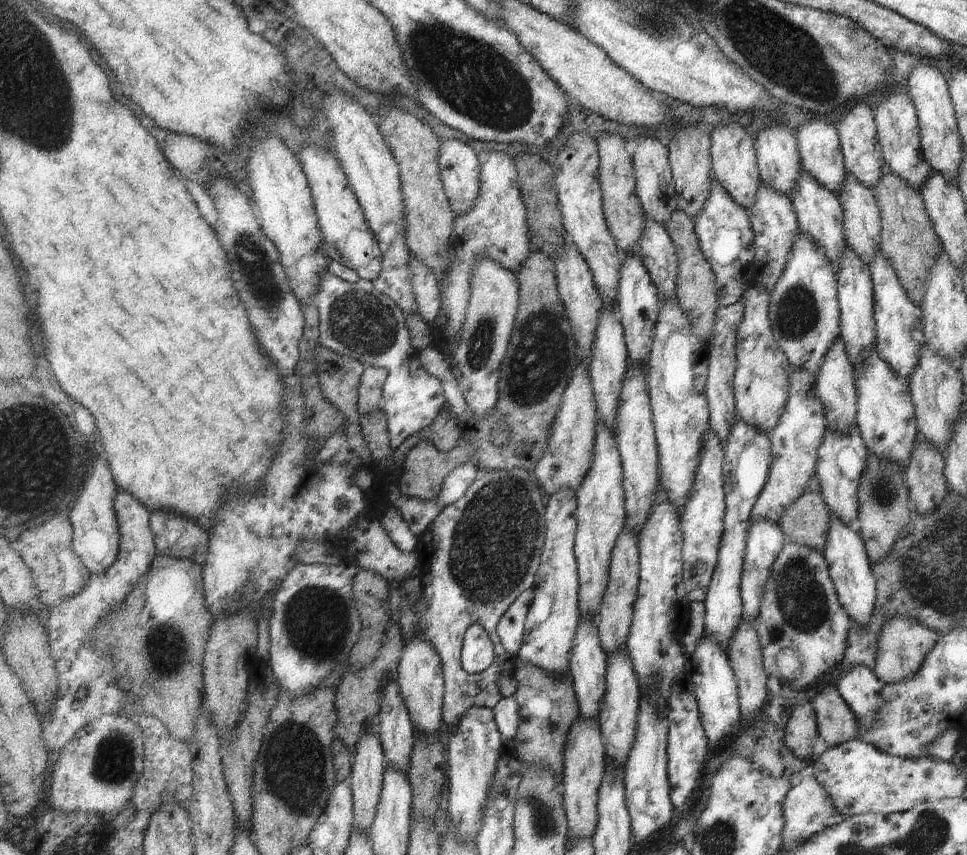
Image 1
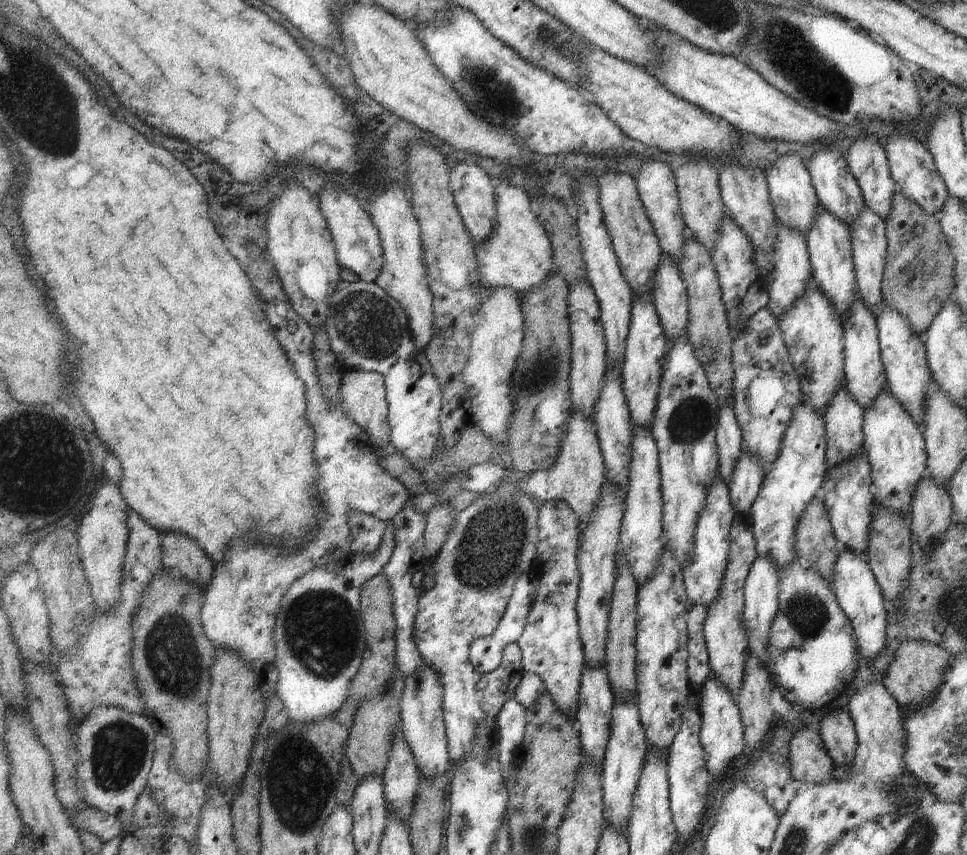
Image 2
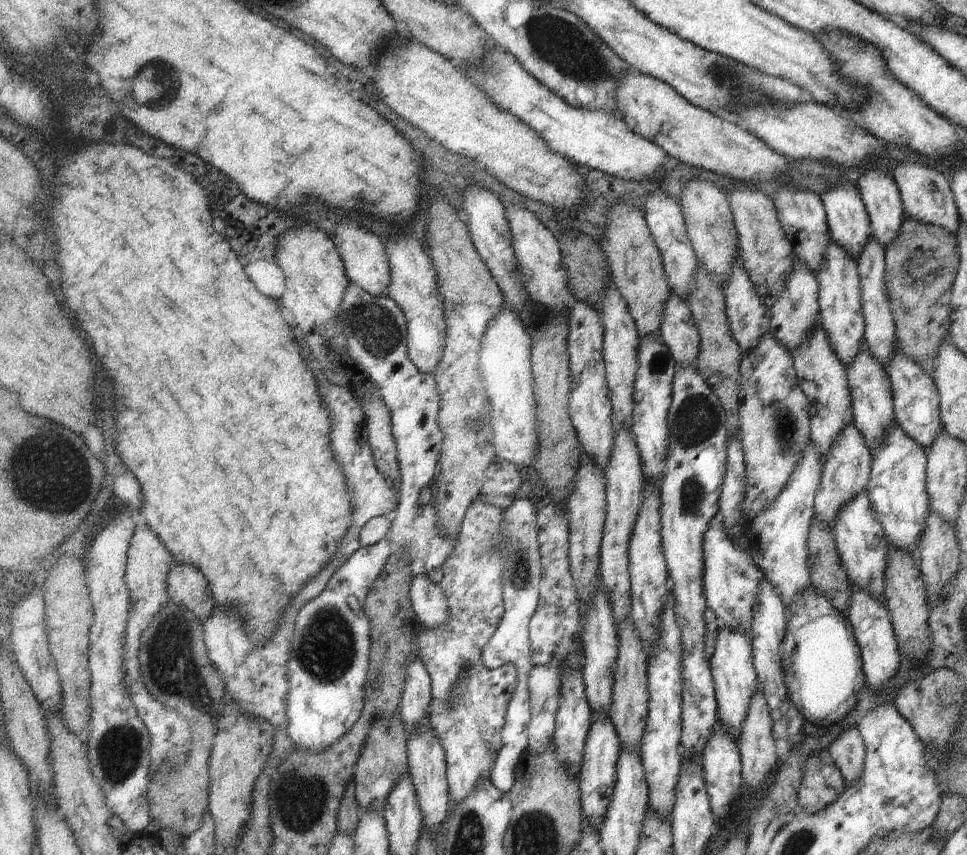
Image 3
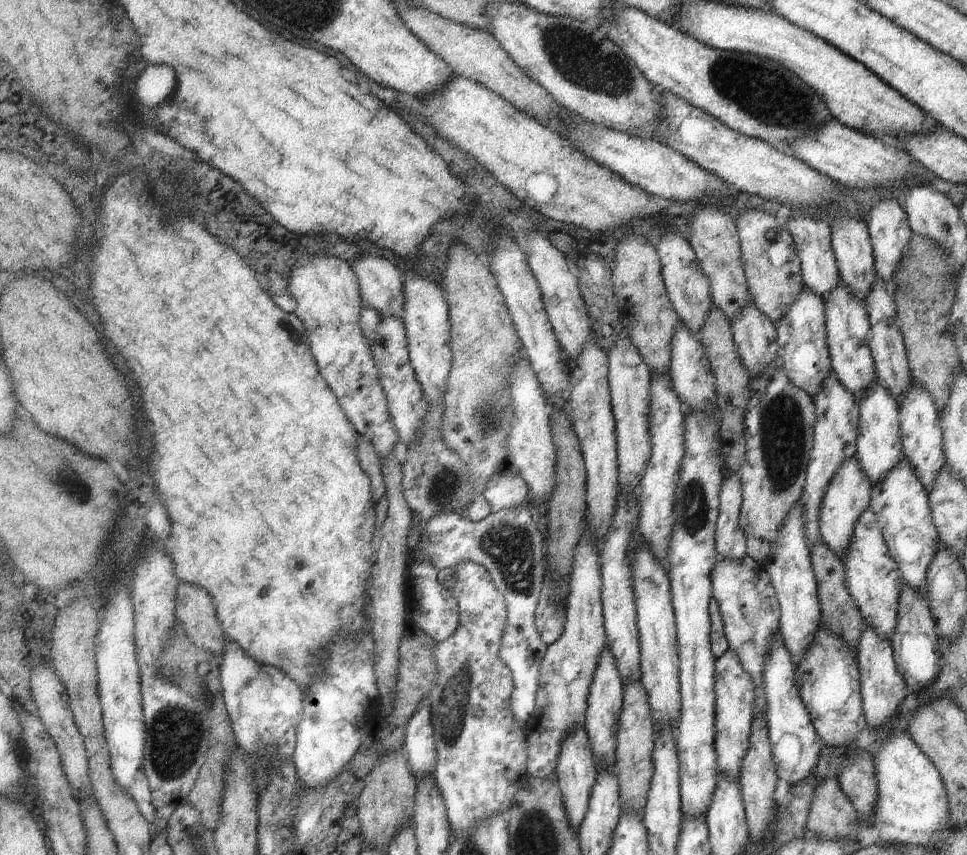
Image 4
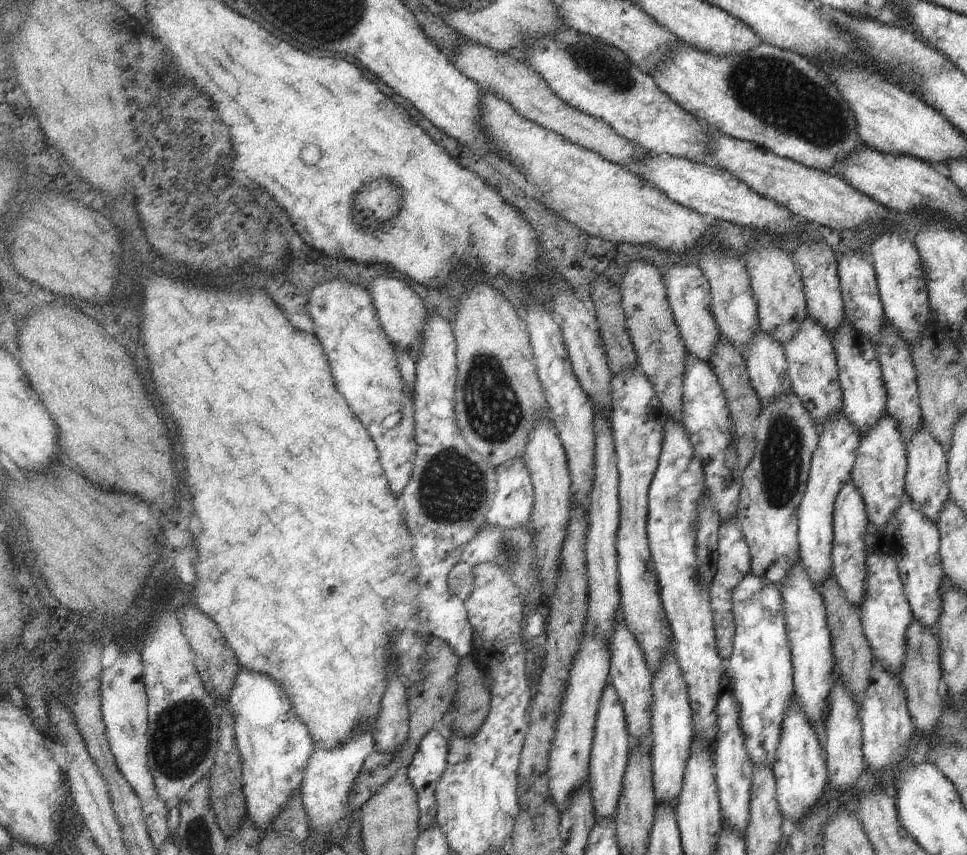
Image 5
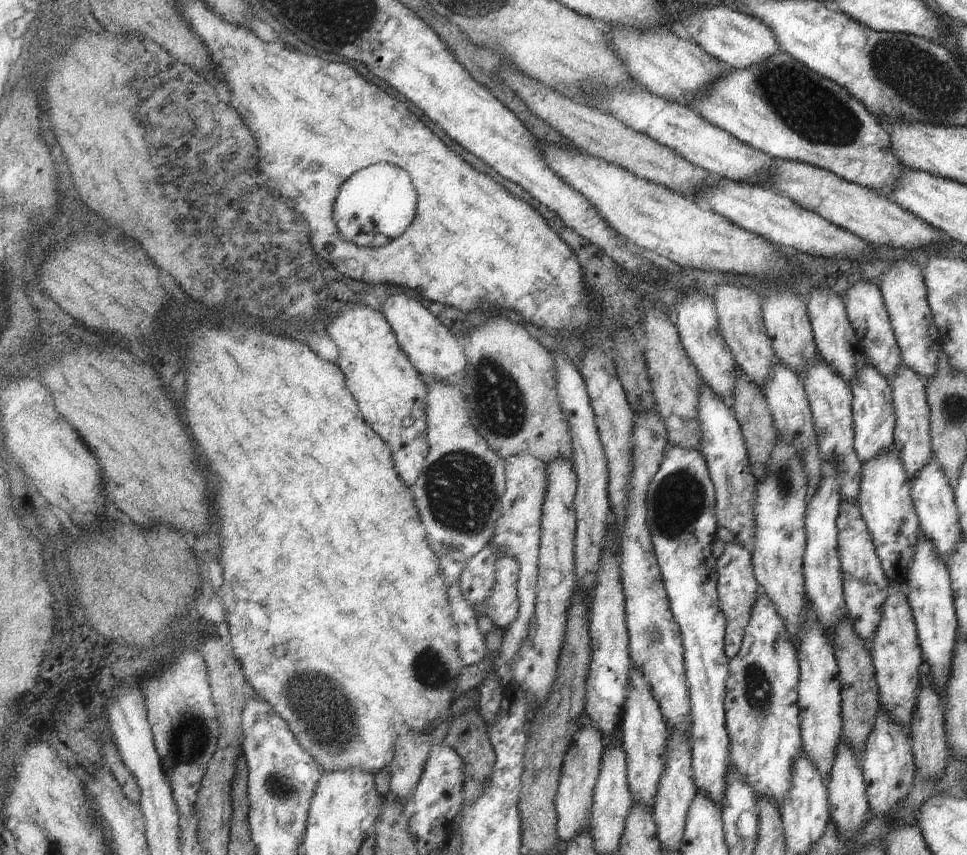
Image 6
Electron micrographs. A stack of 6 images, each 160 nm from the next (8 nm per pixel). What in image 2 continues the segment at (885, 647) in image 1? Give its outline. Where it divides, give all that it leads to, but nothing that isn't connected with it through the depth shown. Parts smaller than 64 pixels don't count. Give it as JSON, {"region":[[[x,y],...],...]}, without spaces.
{"region":[[[902,641],[896,648],[893,660],[887,667],[889,672],[885,674],[885,678],[882,678],[881,683],[901,710],[925,705],[927,701],[934,698],[934,693],[942,679],[942,670],[950,656],[946,649],[925,641]]]}

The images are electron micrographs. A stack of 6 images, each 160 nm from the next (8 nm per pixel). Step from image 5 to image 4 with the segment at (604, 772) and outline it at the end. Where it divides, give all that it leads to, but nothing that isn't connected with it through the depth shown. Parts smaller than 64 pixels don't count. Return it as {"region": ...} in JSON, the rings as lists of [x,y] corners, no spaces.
{"region":[[[609,646],[601,653],[600,666],[597,667],[592,687],[590,688],[589,706],[584,726],[592,740],[594,756],[601,765],[613,765],[616,762],[618,732],[620,730],[621,713],[624,711],[625,684],[620,670],[617,668],[614,654]]]}

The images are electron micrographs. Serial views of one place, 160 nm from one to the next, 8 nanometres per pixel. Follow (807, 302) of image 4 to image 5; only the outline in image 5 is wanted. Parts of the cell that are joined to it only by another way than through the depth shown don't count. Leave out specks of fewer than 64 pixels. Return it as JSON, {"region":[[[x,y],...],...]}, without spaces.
{"region":[[[805,317],[797,332],[782,345],[786,360],[786,375],[789,377],[792,392],[809,413],[813,428],[819,430],[830,416],[842,410],[842,390],[838,383],[836,354],[823,328],[812,317]]]}

